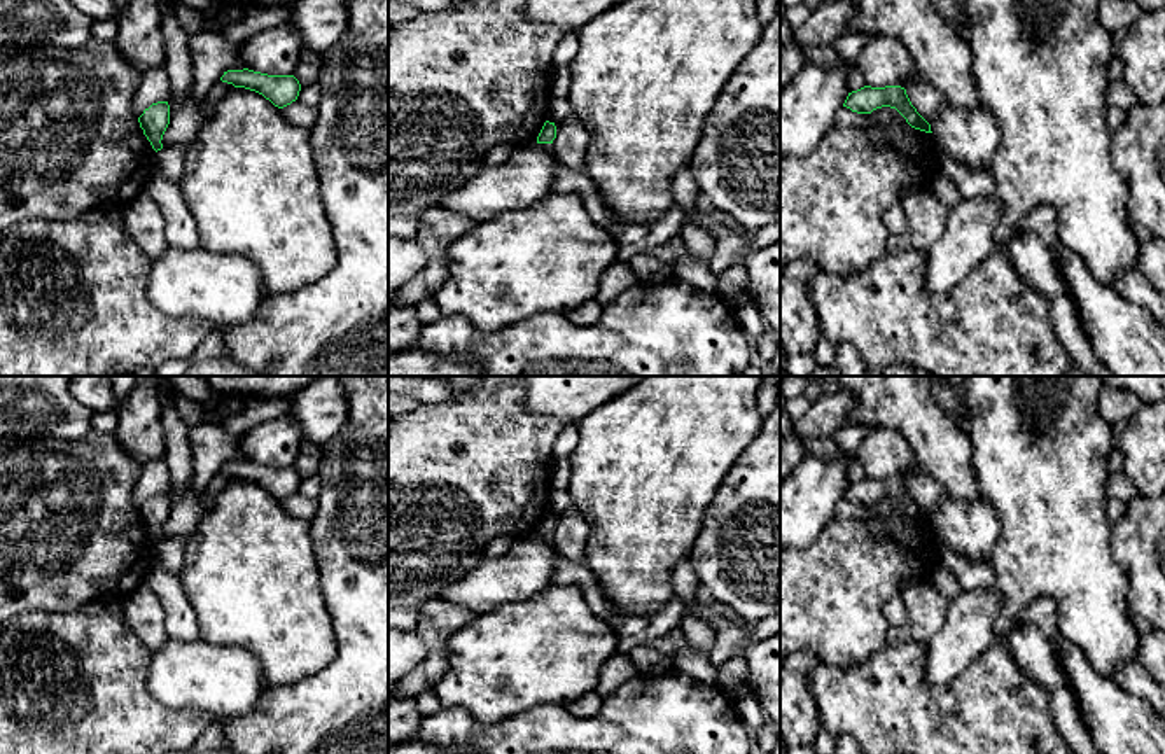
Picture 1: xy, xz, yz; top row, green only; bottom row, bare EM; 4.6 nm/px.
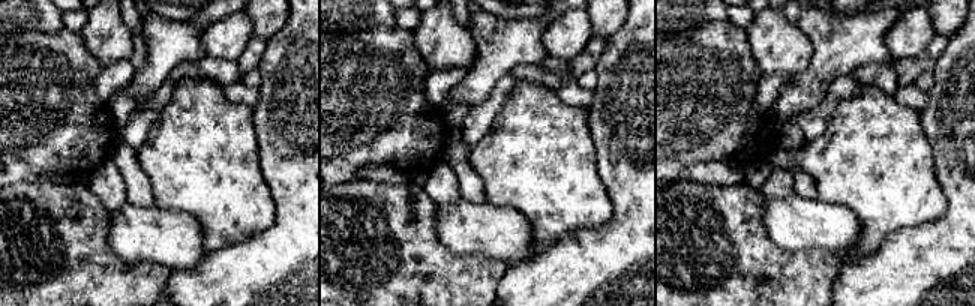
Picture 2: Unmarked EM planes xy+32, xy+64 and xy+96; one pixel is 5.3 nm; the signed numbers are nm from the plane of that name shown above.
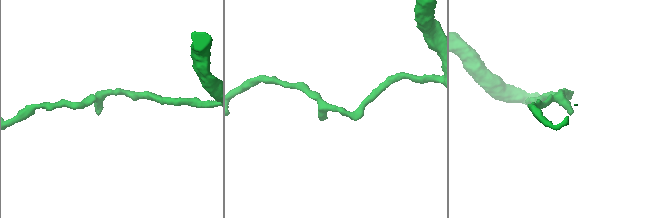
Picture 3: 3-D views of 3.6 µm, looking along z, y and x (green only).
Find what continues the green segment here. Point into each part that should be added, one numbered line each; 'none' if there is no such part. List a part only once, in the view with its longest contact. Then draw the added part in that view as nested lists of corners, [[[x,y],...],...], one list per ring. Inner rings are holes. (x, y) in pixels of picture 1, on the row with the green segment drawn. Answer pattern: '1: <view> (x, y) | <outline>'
none

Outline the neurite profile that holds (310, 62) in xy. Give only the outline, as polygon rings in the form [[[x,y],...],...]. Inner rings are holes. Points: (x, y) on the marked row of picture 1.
[[[304,49],[296,68],[296,79],[299,84],[311,84],[320,75],[322,54]]]

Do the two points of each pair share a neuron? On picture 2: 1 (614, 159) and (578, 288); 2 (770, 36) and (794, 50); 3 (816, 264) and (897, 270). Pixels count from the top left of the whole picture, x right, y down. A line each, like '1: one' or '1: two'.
1: one
2: one
3: two

